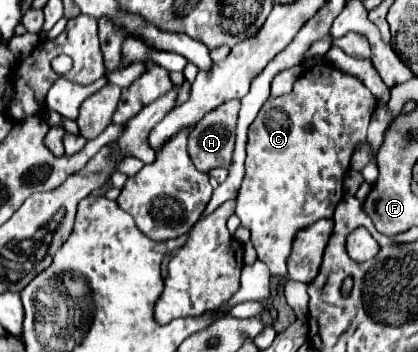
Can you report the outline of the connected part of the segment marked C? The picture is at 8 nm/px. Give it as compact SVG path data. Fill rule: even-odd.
M322 63L304 71L288 95L270 97L266 105L262 105L258 117L248 129L246 175L236 197L236 215L240 217L242 225L250 229L250 241L258 253L258 259L266 263L272 275L286 277L286 261L292 255L294 235L318 219L330 219L334 215L336 205L344 197L342 181L350 169L352 151L360 141L366 139L374 109L376 99L370 89L358 81L358 77L334 69L330 63Z

